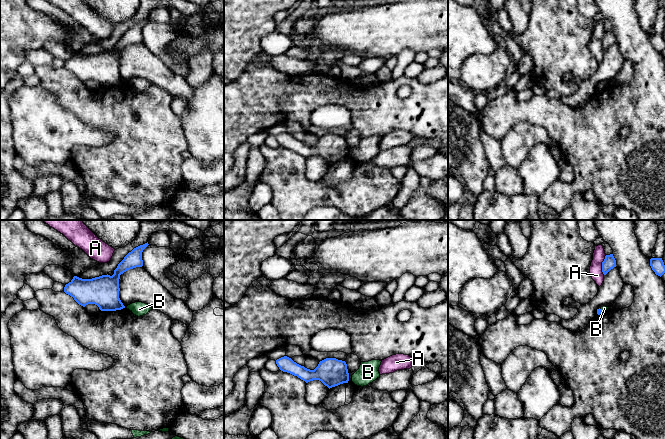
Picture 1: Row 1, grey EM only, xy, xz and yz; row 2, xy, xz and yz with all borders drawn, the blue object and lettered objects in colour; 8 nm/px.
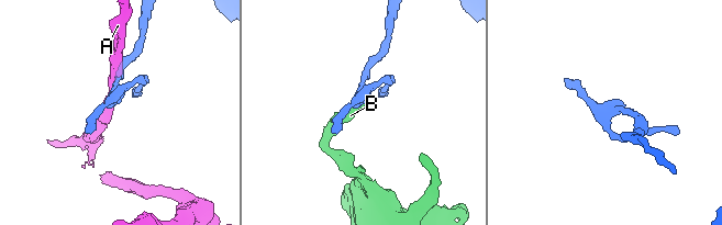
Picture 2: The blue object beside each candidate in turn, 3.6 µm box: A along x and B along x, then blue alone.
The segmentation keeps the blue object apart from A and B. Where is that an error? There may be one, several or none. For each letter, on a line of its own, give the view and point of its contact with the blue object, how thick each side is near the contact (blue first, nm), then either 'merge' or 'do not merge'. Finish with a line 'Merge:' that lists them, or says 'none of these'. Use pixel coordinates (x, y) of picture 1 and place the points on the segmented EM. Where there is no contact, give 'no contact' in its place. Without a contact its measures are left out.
A: meets blue in yz at (602, 265); 100 nm thick on the blue side, 100 nm on the other; do not merge
B: meets blue in yz at (600, 310); 30 nm thick on the blue side, 50 nm on the other; do not merge
Merge: none of these

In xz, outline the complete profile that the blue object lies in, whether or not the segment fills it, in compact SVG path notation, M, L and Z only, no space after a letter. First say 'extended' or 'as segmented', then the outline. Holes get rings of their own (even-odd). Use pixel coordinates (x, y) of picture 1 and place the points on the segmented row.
as segmented; M287 356L277 359L276 364L281 371L297 376L306 383L319 380L329 389L349 381L346 362L336 358L326 358L320 361L314 370L297 364Z

